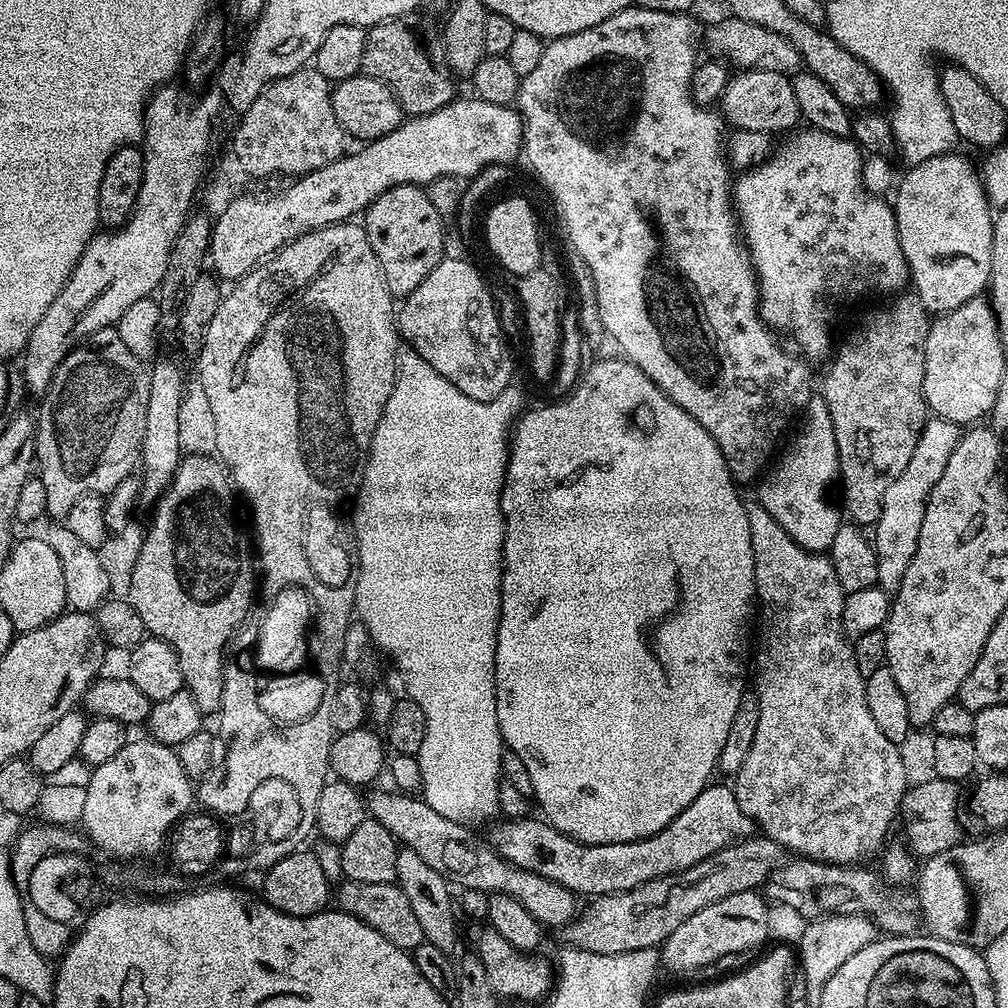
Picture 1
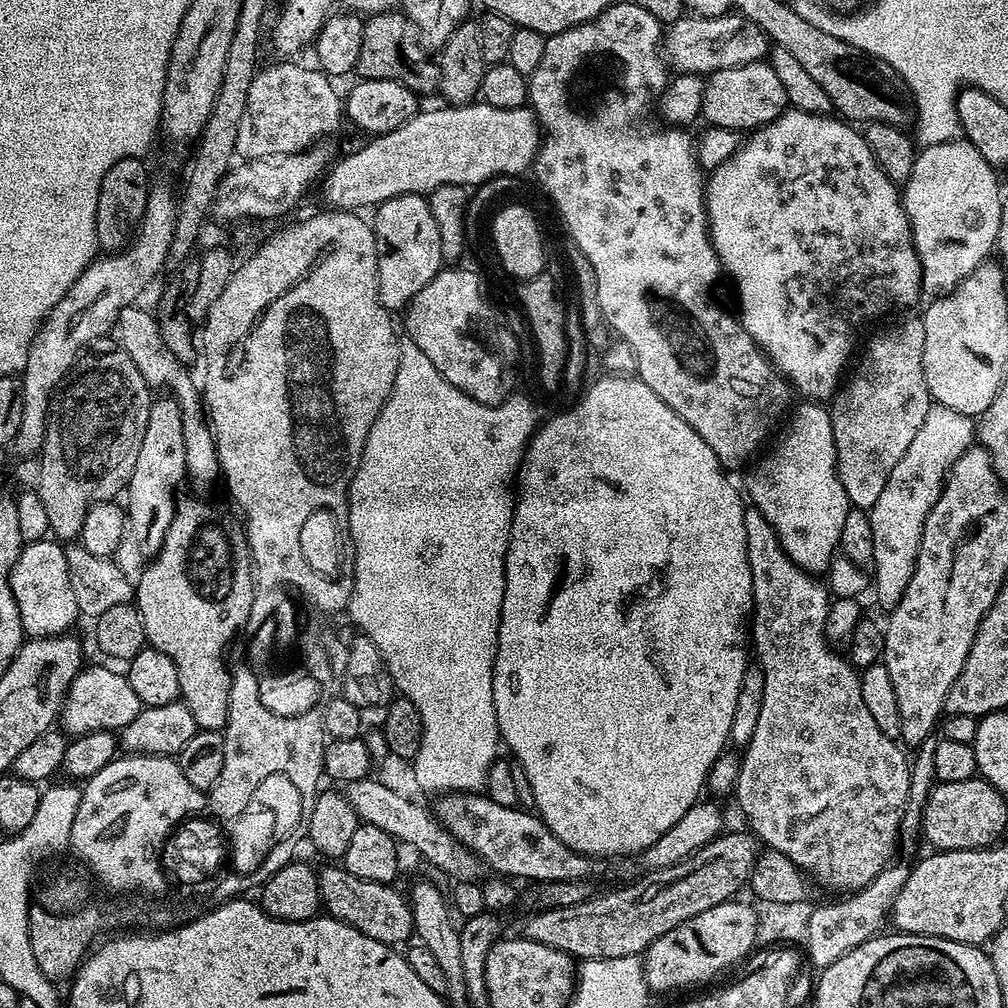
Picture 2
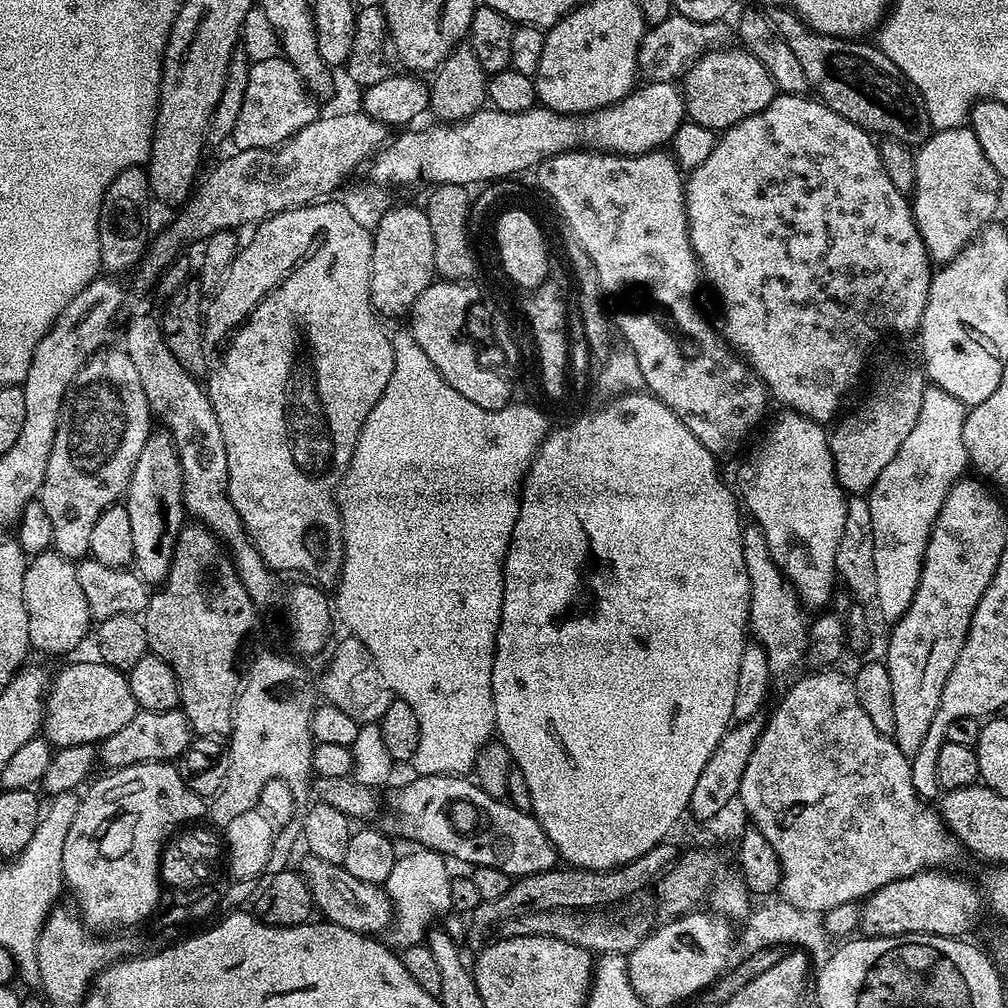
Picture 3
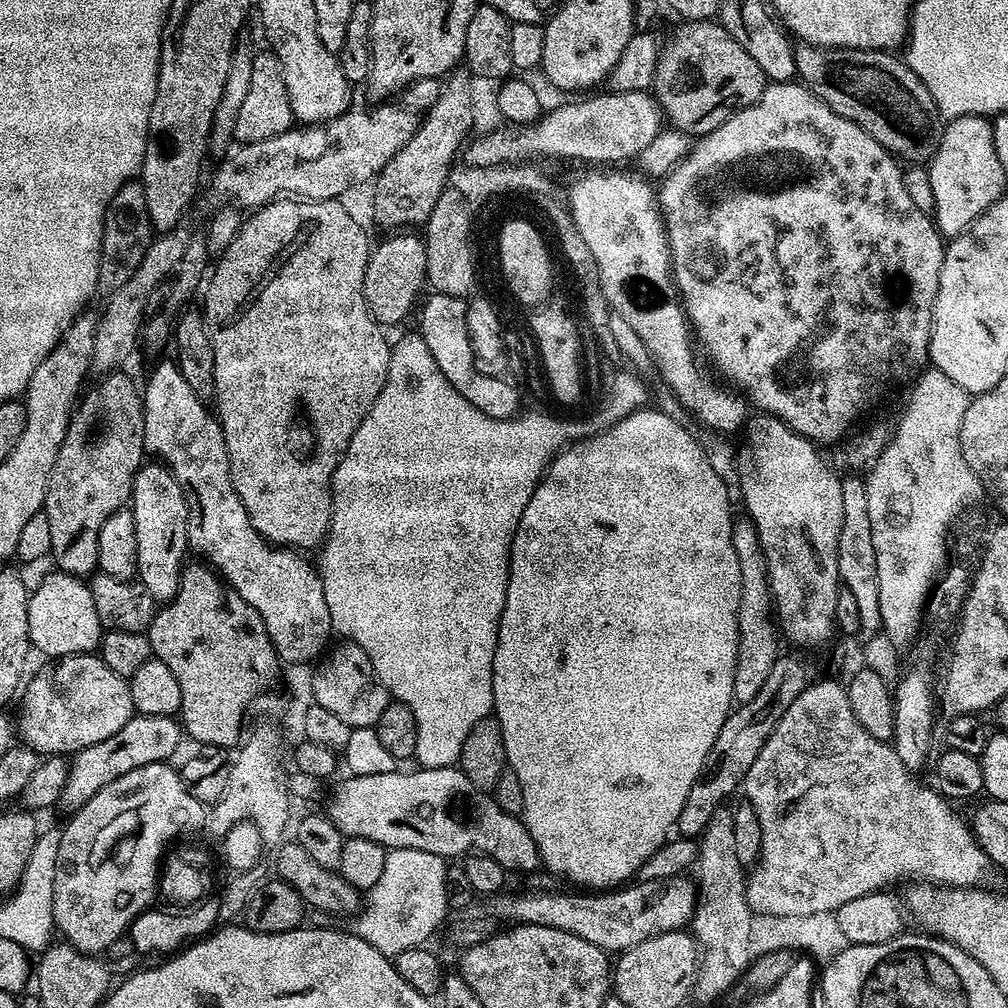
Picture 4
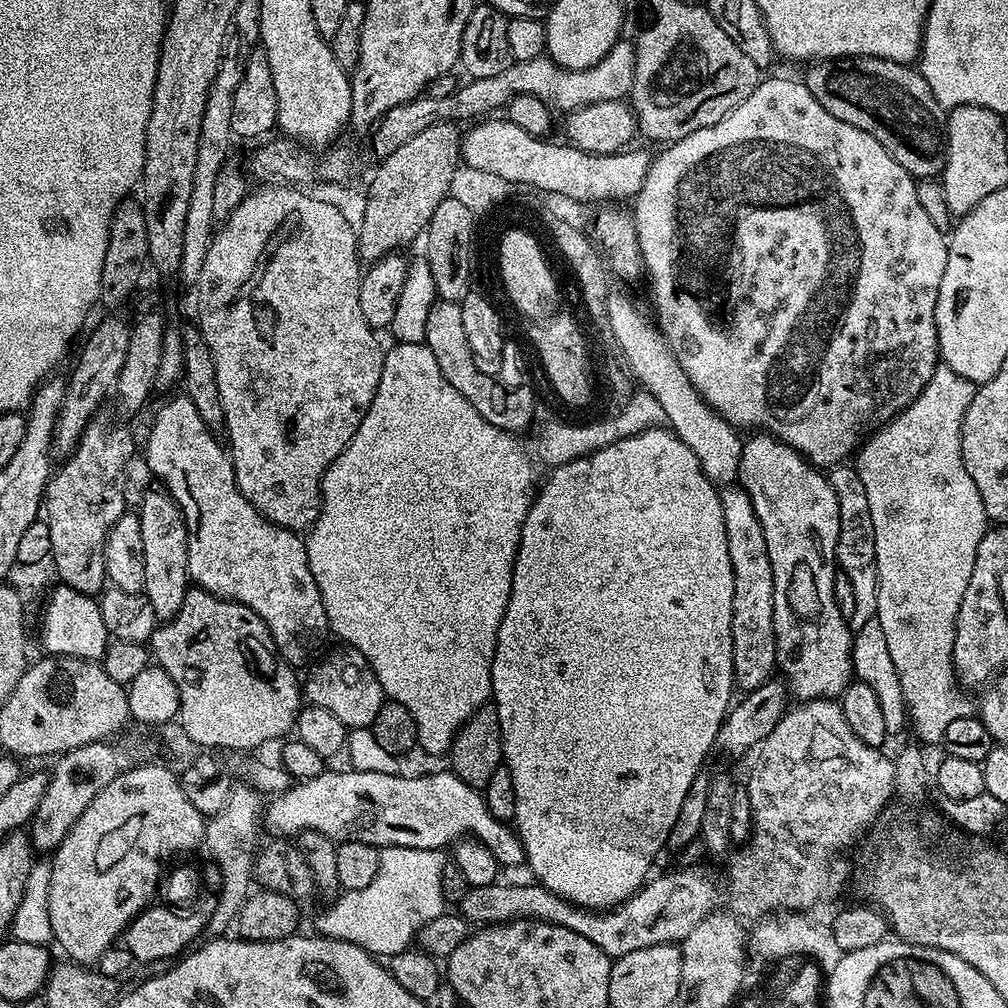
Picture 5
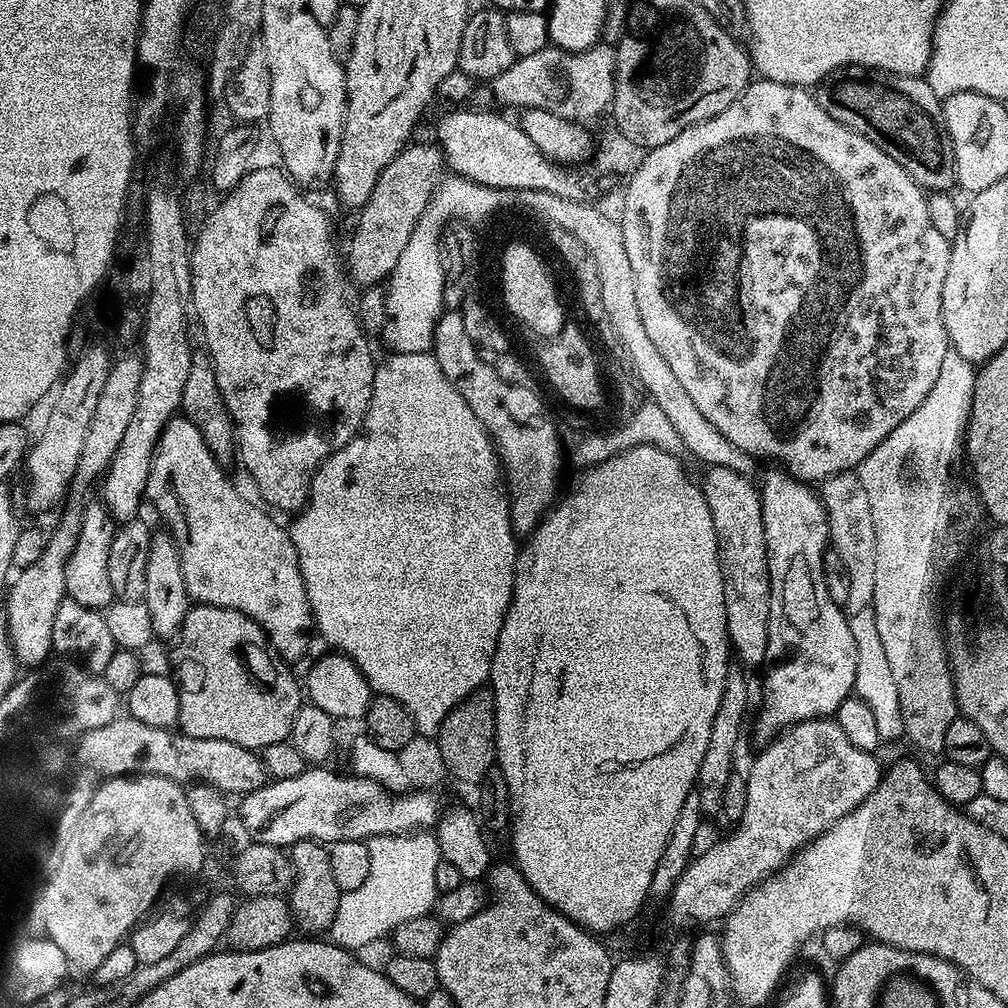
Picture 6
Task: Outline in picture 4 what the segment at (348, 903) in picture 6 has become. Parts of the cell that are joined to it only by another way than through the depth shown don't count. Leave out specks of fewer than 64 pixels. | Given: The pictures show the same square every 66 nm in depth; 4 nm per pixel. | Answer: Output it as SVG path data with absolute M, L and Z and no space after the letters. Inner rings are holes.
M409 848L391 849L378 882L367 889L366 899L351 921L351 931L389 958L402 954L402 950L427 945L436 927L445 923L450 912L446 902L447 873L443 856Z

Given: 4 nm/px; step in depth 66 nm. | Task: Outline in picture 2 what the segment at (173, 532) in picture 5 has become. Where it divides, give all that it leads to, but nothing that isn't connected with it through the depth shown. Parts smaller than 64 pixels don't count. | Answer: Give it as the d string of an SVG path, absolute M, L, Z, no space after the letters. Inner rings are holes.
M164 394L153 399L148 411L146 434L142 434L142 446L138 450L138 462L134 462L134 474L130 474L126 497L126 520L136 531L136 540L151 558L162 546L166 530L176 513L176 487L185 483L188 467L186 466L186 442L184 441L184 417L180 403L171 395ZM173 495L173 496L172 496Z

